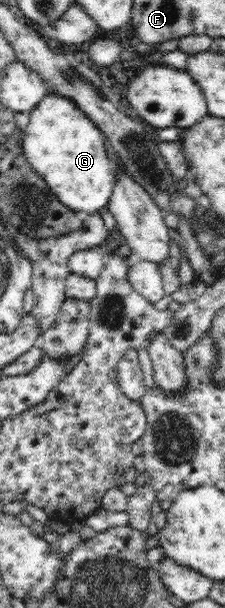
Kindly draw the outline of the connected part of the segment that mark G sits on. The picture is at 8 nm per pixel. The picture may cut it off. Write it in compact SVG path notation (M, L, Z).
M49 92L29 112L29 125L23 133L22 149L29 166L48 184L50 191L62 205L76 212L96 213L101 207L108 205L116 183L117 165L109 159L105 142L102 132L72 99Z

